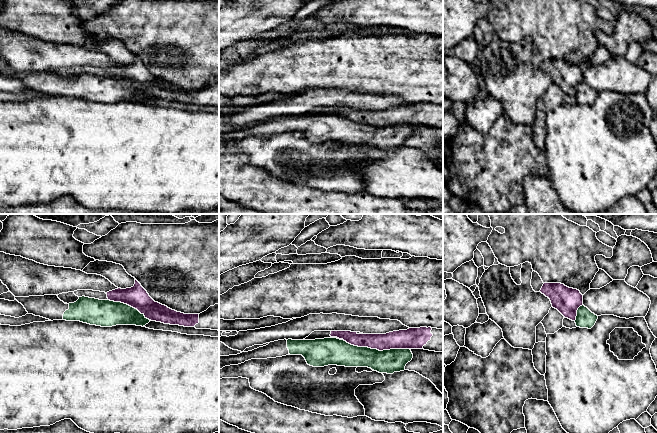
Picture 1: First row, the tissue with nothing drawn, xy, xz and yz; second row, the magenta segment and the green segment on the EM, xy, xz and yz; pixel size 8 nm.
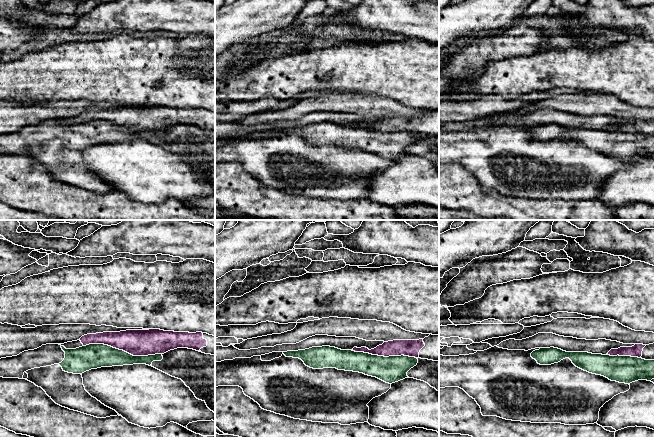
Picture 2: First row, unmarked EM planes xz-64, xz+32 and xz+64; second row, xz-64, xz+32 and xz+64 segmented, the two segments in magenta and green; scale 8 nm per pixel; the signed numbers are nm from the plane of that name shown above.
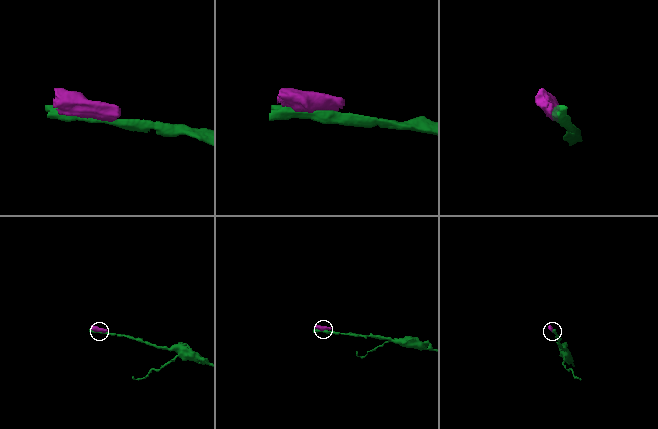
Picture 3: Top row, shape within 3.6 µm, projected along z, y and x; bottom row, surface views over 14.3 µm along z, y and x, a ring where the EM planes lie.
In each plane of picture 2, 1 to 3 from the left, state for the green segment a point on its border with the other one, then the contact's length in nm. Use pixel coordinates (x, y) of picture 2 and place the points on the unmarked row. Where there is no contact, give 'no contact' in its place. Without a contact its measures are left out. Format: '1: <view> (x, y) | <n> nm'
1: xz-64 (122, 125) | 650 nm
2: xz+32 (385, 132) | 500 nm
3: xz+64 (624, 131) | 260 nm

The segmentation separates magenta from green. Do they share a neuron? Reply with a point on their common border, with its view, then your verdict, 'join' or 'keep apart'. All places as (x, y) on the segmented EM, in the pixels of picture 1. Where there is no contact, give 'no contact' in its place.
contact xz (376, 348); keep apart

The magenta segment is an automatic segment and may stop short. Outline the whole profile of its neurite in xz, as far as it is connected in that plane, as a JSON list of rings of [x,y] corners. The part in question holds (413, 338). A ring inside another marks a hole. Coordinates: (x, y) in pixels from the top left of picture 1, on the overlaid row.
[[[420,327],[393,331],[386,334],[358,334],[351,331],[331,331],[331,337],[347,343],[377,349],[424,349],[443,352],[443,329]]]

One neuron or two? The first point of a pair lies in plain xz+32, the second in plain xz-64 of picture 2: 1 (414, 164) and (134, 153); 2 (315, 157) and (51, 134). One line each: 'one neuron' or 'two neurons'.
1: one neuron
2: two neurons

